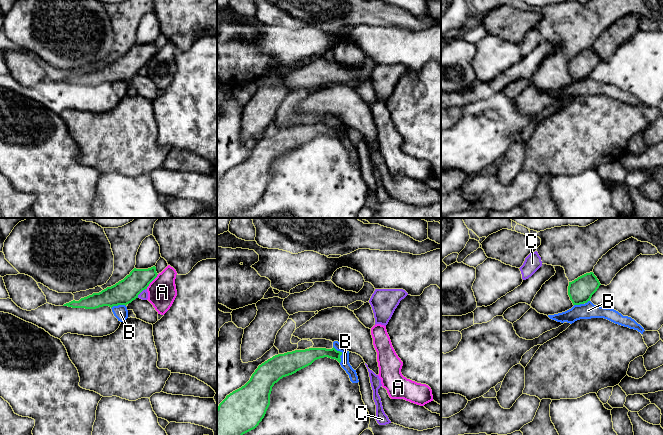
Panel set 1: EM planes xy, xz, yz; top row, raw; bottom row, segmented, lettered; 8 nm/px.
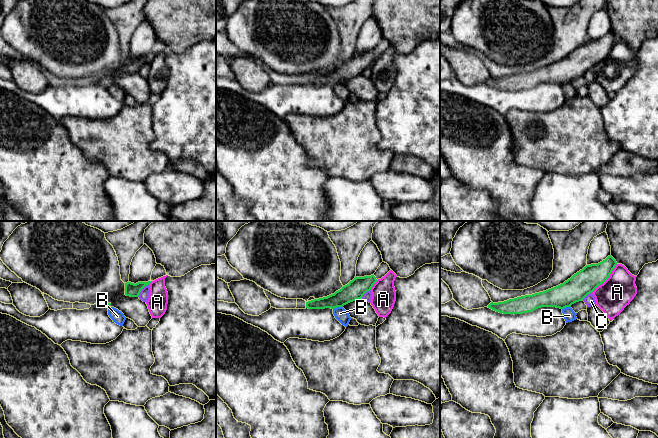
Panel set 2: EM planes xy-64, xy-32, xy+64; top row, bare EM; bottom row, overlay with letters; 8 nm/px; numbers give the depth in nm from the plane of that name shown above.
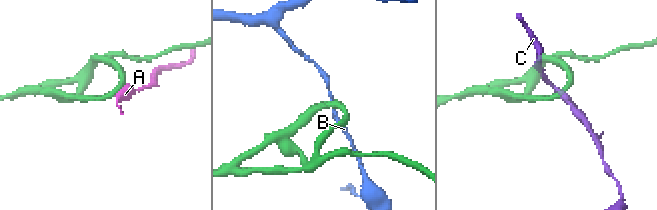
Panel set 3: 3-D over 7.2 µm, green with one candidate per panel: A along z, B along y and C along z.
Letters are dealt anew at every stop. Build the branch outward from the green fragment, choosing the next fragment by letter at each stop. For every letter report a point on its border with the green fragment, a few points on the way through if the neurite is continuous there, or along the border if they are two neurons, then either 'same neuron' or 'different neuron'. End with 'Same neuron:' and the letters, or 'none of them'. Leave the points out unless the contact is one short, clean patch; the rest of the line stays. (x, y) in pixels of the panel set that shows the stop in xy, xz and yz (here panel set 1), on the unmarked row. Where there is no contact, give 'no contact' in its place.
A: xy (152, 56) | different neuron
B: xz (341, 130) | along xz (333, 122), (341, 129), (340, 138) | different neuron
C: xy (141, 67) | along xy (146, 64), (137, 73) | different neuron
Same neuron: none of them

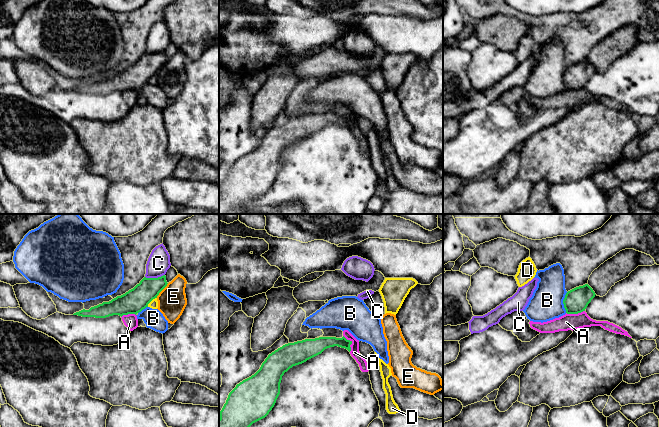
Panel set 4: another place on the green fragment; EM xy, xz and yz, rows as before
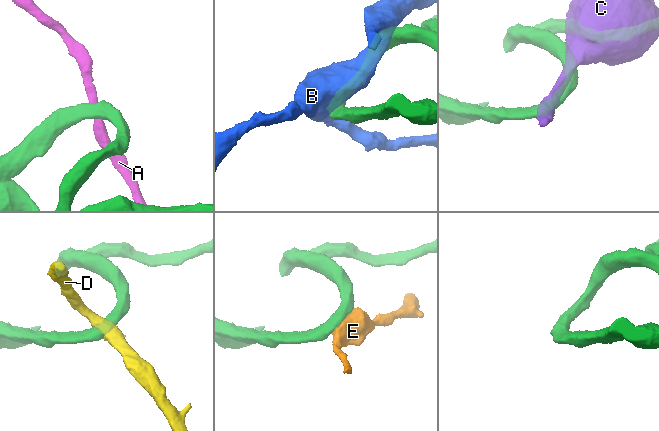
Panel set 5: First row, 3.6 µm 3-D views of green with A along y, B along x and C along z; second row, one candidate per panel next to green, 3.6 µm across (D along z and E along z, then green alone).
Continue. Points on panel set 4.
A: xz (351, 119) | along xz (343, 111), (351, 118), (350, 127) | different neuron
B: yz (563, 78) | different neuron
C: xy (154, 54) | different neuron
D: xy (151, 76) | along xy (156, 73), (147, 82) | different neuron
E: xy (162, 65) | different neuron
Same neuron: none of them

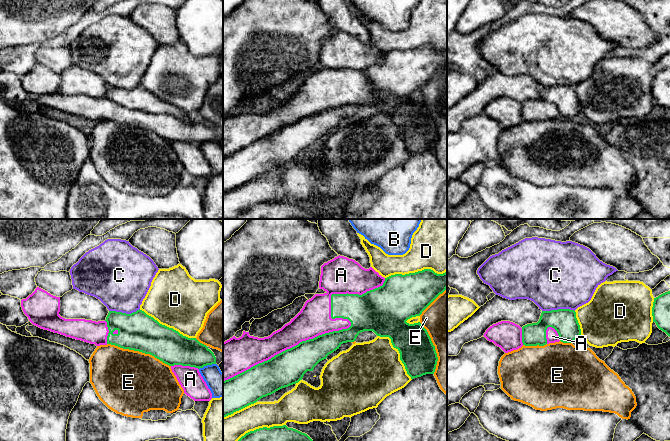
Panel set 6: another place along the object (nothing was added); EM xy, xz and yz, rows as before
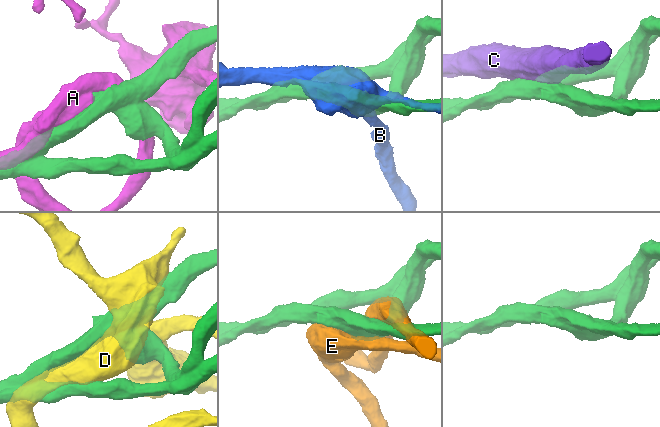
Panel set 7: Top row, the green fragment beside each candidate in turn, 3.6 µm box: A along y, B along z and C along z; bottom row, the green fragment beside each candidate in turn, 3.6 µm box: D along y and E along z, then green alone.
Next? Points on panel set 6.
A: xz (337, 107) | same neuron
B: xy (207, 140) | different neuron
C: yz (558, 85) | different neuron
D: xz (415, 48) | different neuron
E: xy (139, 127) | different neuron
Same neuron: A

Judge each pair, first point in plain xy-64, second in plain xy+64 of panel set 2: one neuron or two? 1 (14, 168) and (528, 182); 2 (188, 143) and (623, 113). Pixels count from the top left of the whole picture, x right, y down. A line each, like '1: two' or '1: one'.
1: one
2: one

